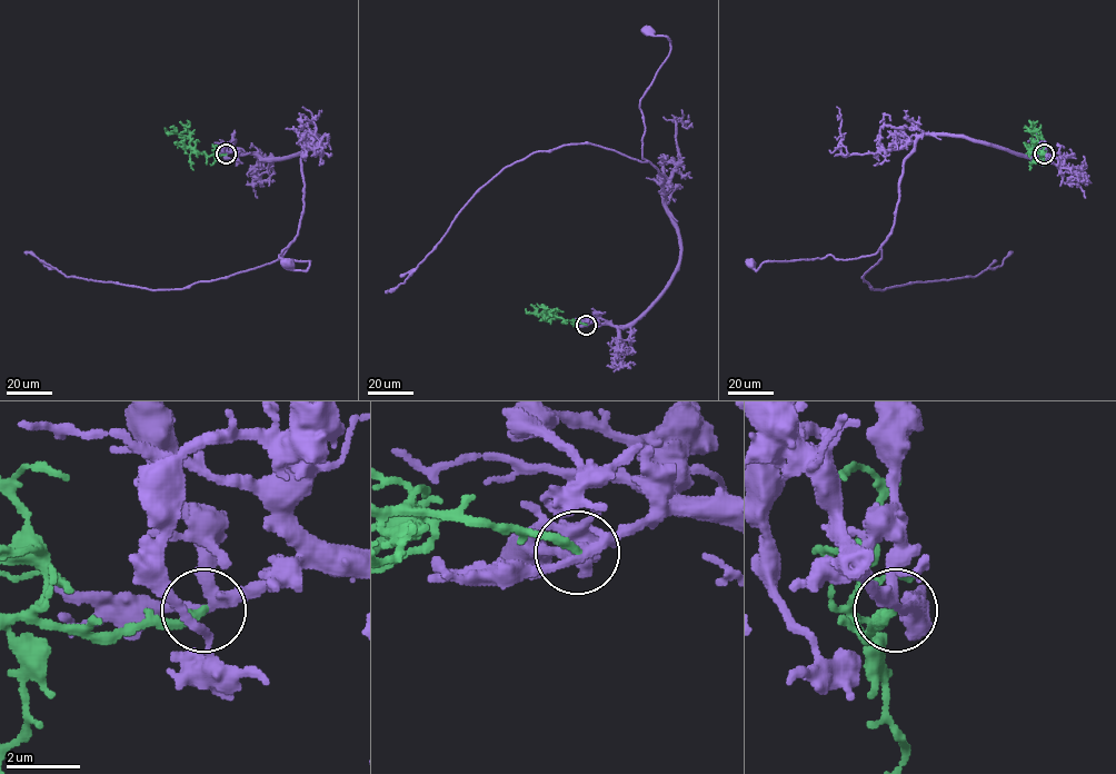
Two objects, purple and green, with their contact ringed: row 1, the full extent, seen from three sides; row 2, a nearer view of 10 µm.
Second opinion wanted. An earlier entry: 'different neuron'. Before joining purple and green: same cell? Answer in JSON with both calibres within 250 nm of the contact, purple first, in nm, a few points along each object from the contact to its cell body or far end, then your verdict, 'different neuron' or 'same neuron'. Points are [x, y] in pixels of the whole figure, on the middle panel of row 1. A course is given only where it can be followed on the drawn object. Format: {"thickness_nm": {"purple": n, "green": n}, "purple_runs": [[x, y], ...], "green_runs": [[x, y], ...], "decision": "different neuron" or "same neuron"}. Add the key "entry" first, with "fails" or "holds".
{"entry": "holds", "thickness_nm": {"purple": 240, "green": 240}, "purple_runs": [[586, 325], [629, 325], [679, 260], [664, 177], [643, 157], [640, 99], [670, 49], [666, 37], [647, 31]], "green_runs": [[586, 325], [551, 315], [546, 318], [540, 314], [550, 311], [549, 318]], "decision": "different neuron"}

